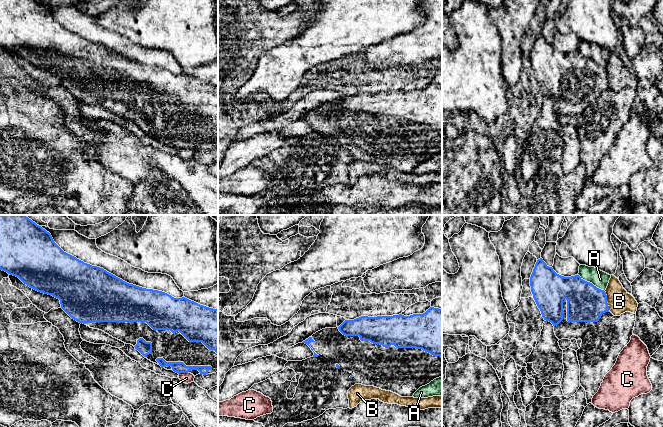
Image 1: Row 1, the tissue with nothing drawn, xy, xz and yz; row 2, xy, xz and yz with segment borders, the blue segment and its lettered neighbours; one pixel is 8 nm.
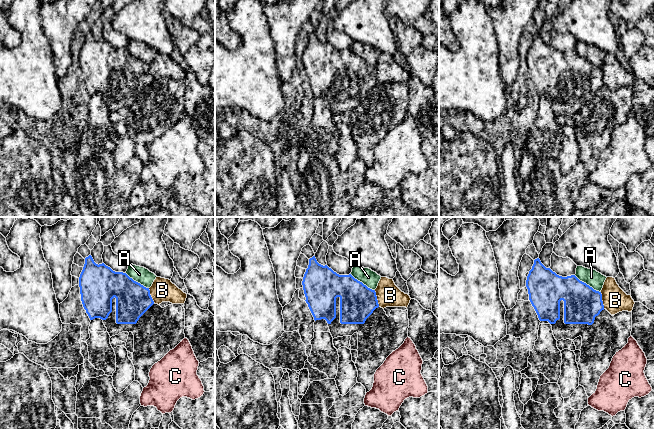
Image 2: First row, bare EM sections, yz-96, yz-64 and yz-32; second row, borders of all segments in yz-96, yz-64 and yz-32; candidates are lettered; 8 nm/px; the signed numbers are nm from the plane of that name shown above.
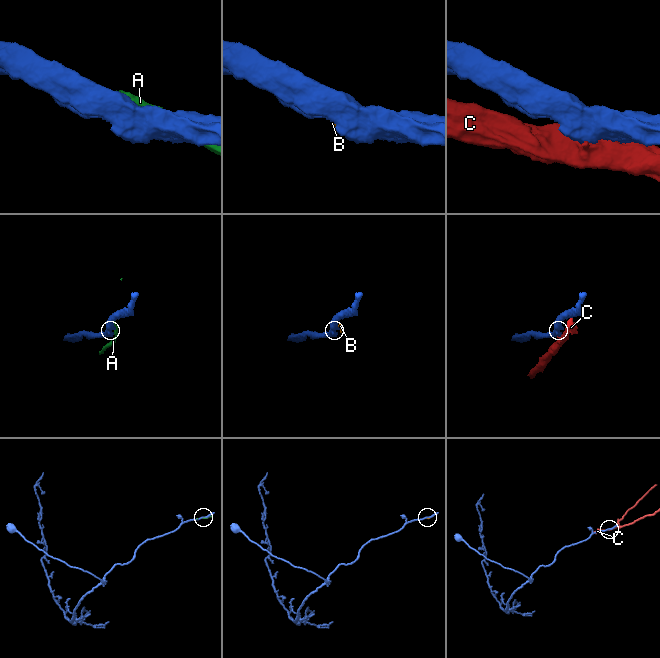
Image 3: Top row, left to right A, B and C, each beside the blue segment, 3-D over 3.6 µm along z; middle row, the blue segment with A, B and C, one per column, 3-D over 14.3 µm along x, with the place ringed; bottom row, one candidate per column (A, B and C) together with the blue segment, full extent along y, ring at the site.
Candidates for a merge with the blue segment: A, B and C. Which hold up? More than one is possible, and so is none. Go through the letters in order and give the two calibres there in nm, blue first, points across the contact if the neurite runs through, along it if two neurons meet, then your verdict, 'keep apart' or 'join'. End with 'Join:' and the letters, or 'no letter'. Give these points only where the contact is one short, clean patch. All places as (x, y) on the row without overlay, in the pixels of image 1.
A: calibres 300 and 140 nm; keep apart
B: calibres 300 and 190 nm; border yz (604, 67), (609, 86); keep apart
C: calibres 100 and 80 nm; border xy (188, 147), (179, 150); keep apart
Join: no letter

